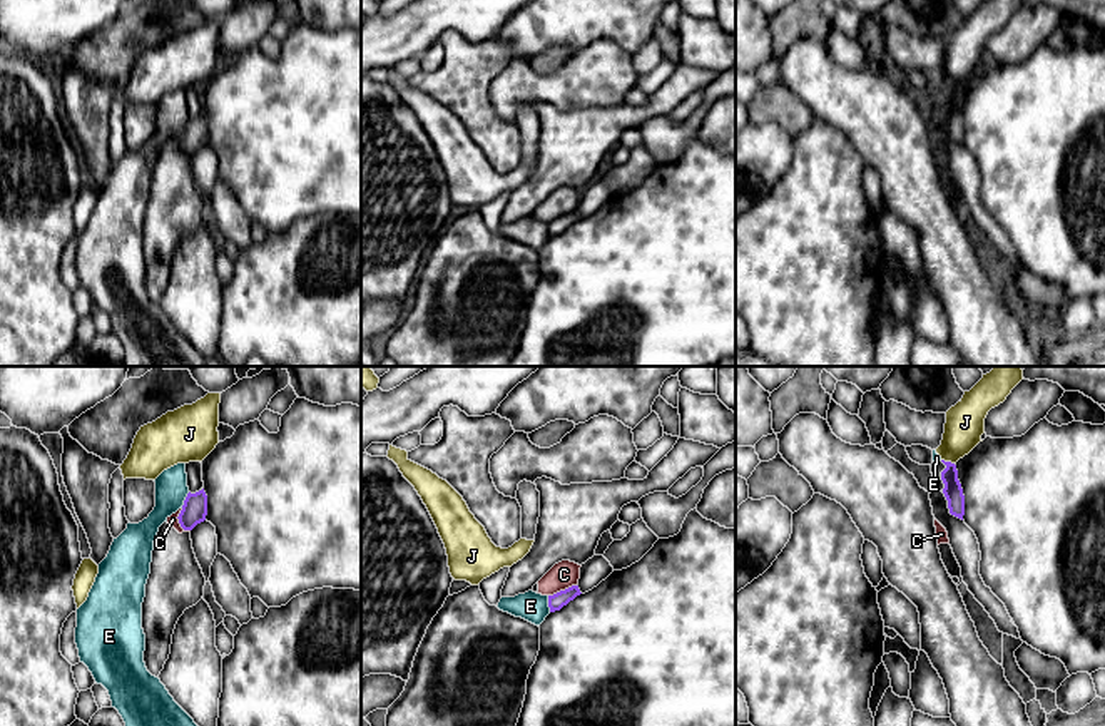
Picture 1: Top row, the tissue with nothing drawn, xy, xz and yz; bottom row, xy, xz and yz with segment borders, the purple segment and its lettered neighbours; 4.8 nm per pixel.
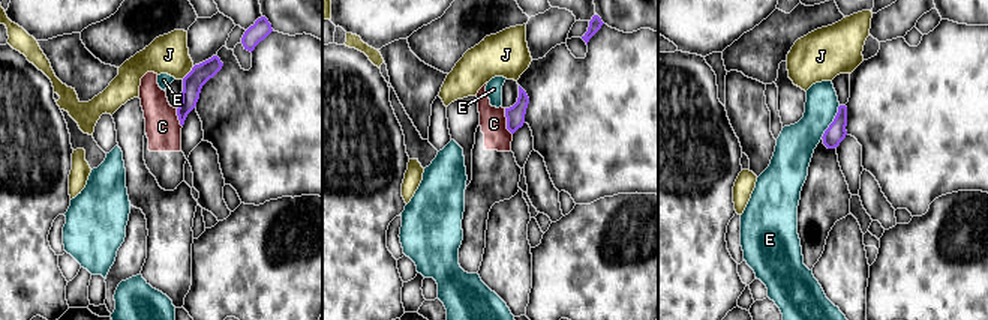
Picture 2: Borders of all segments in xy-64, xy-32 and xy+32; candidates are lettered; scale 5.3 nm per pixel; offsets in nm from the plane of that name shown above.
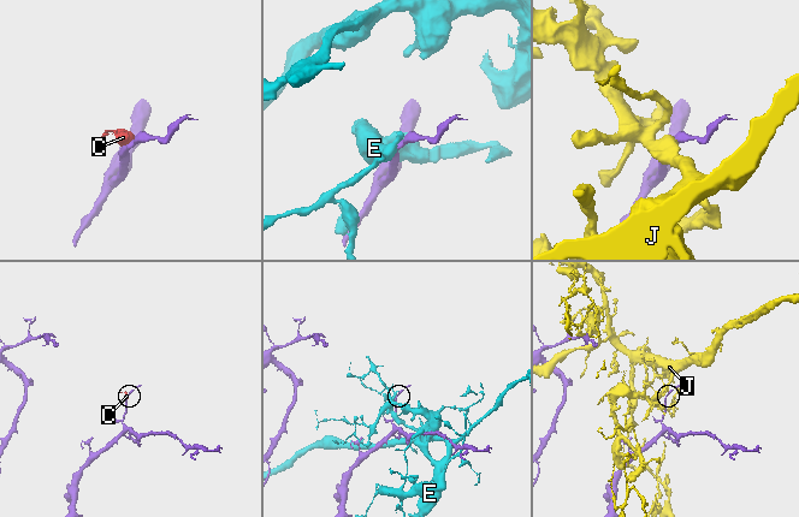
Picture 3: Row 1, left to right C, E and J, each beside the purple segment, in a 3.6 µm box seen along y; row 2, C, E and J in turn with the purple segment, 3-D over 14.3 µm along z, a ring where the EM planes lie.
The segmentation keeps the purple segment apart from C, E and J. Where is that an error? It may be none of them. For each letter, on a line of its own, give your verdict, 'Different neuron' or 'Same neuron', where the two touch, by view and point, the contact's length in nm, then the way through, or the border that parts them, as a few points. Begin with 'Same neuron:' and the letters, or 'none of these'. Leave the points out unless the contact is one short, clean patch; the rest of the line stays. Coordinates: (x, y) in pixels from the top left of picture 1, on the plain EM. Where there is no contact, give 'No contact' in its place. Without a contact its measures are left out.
Same neuron: none of these
C: Different neuron. Touches purple at xz (562, 216). Shared border 150 nm. Boundary: xz (575, 209), (549, 221)
E: Different neuron. Touches purple at xy (184, 126). Shared border 90 nm
J: Different neuron. Touches purple at yz (948, 87). Shared border 70 nm. Boundary: yz (942, 84), (953, 89)

